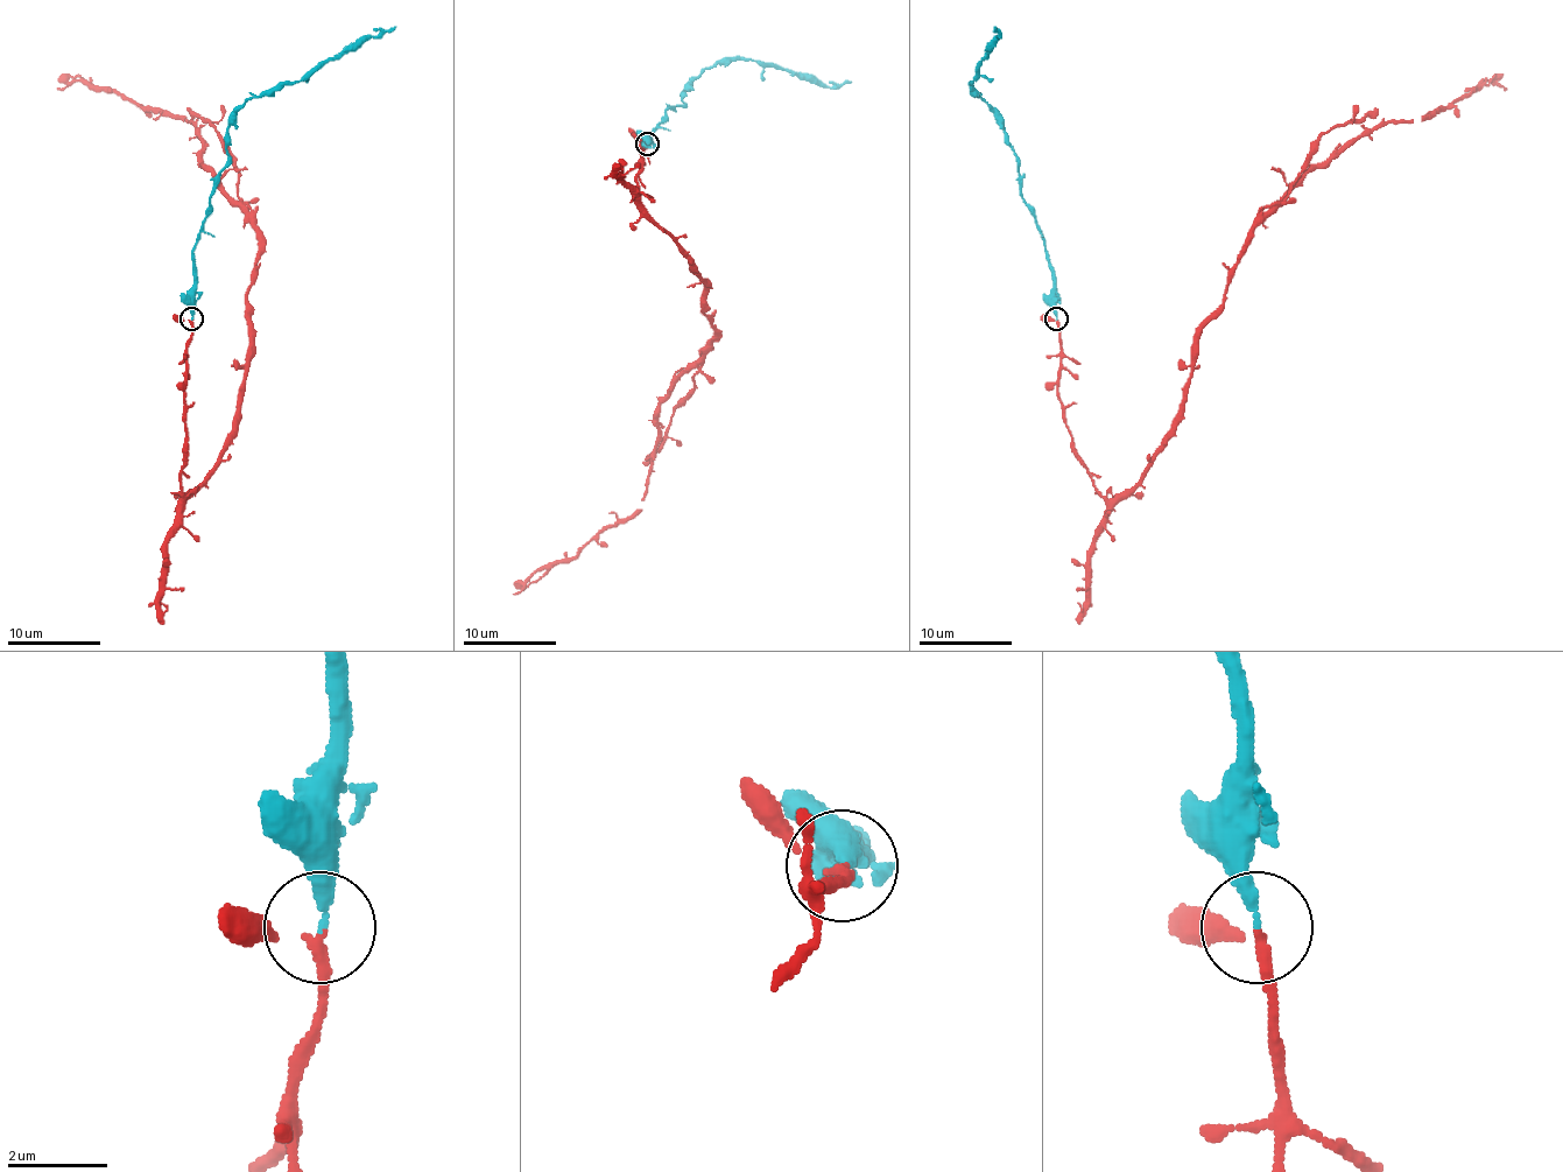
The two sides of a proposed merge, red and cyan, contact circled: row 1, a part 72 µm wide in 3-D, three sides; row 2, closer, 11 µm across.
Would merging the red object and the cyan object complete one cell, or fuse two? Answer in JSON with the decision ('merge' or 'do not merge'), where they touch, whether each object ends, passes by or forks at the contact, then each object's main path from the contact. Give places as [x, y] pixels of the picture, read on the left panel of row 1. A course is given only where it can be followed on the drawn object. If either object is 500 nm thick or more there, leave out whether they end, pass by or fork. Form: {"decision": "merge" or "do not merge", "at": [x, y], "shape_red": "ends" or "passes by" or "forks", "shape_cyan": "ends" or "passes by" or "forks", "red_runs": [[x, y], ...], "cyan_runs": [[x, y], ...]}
{"decision": "merge", "at": [191, 318], "shape_red": "passes by", "shape_cyan": "ends", "red_runs": [[191, 320], [187, 498], [208, 477], [237, 412], [258, 231], [205, 166], [191, 123], [79, 81], [56, 90]], "cyan_runs": [[191, 320], [196, 240], [215, 177], [227, 159], [227, 120], [248, 99], [297, 83], [395, 27]]}

